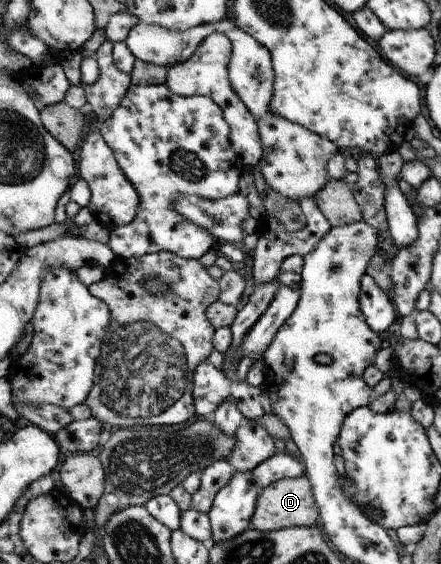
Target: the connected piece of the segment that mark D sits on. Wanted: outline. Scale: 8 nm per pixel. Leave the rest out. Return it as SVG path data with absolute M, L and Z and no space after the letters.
M300 475L300 477L284 477L261 489L257 495L251 522L256 530L268 532L286 527L310 527L319 524L319 515L310 480L306 475Z

